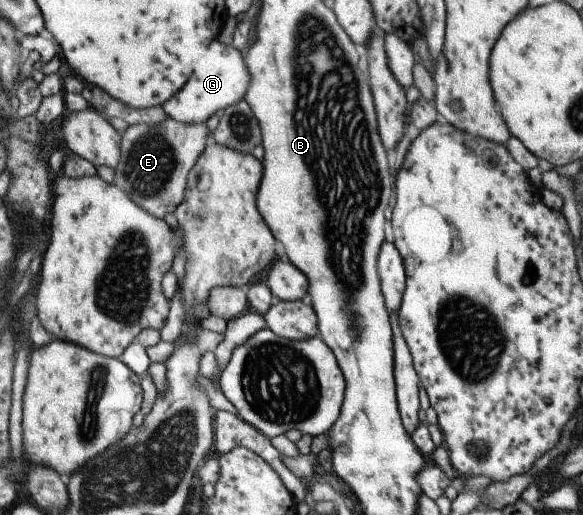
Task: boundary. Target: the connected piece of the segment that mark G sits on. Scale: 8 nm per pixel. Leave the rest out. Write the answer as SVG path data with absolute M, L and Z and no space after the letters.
M212 41L208 45L208 51L204 53L204 57L194 65L190 78L161 107L166 116L173 118L176 122L185 125L204 124L216 111L223 111L226 107L243 100L249 84L250 75L243 54L234 47L226 47L218 41Z

